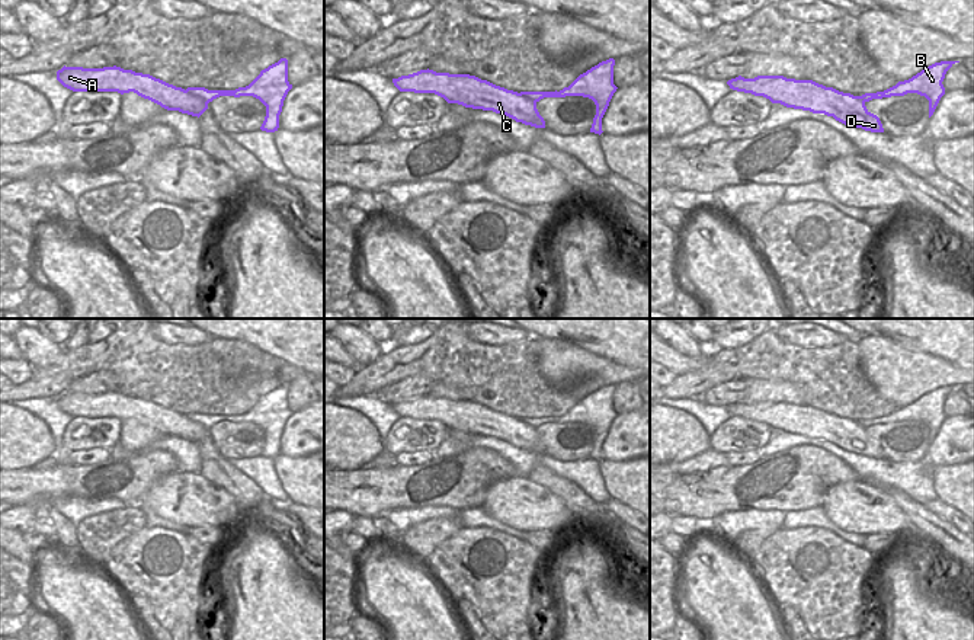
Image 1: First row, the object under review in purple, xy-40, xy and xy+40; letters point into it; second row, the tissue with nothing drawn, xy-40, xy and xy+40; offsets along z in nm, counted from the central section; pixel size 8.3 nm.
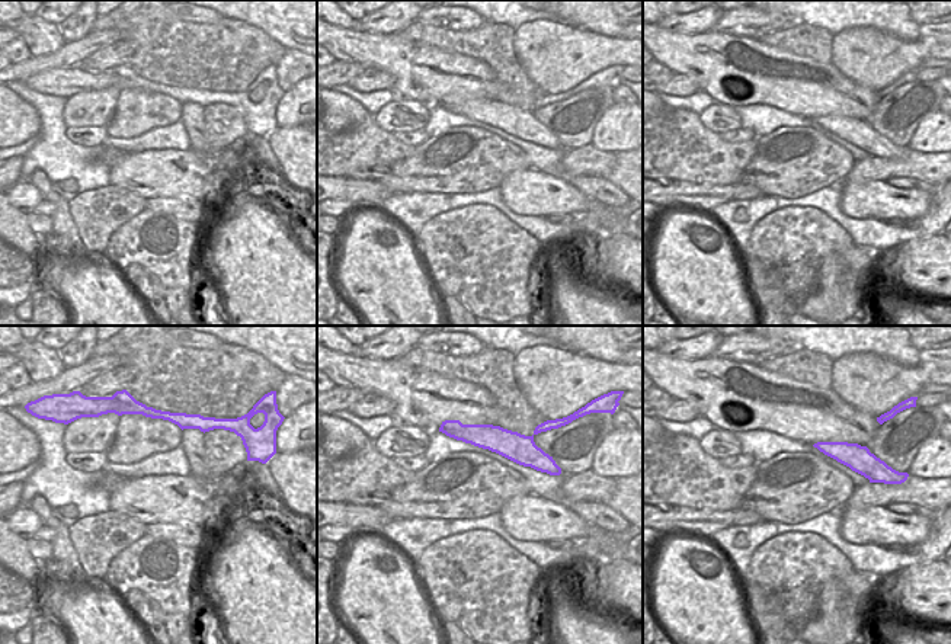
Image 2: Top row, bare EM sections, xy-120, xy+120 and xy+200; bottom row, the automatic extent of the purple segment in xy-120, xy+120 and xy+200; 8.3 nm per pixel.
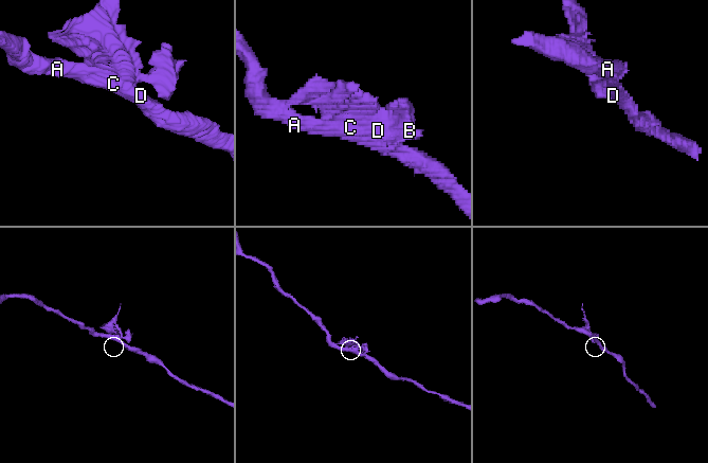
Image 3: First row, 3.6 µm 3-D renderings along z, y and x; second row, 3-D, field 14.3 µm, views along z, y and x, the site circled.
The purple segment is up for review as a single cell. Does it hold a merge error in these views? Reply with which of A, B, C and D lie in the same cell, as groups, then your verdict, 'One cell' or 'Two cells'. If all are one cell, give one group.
Groups: A C D / B. Two cells

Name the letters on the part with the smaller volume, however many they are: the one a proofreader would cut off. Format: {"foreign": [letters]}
{"foreign": ["B"]}

